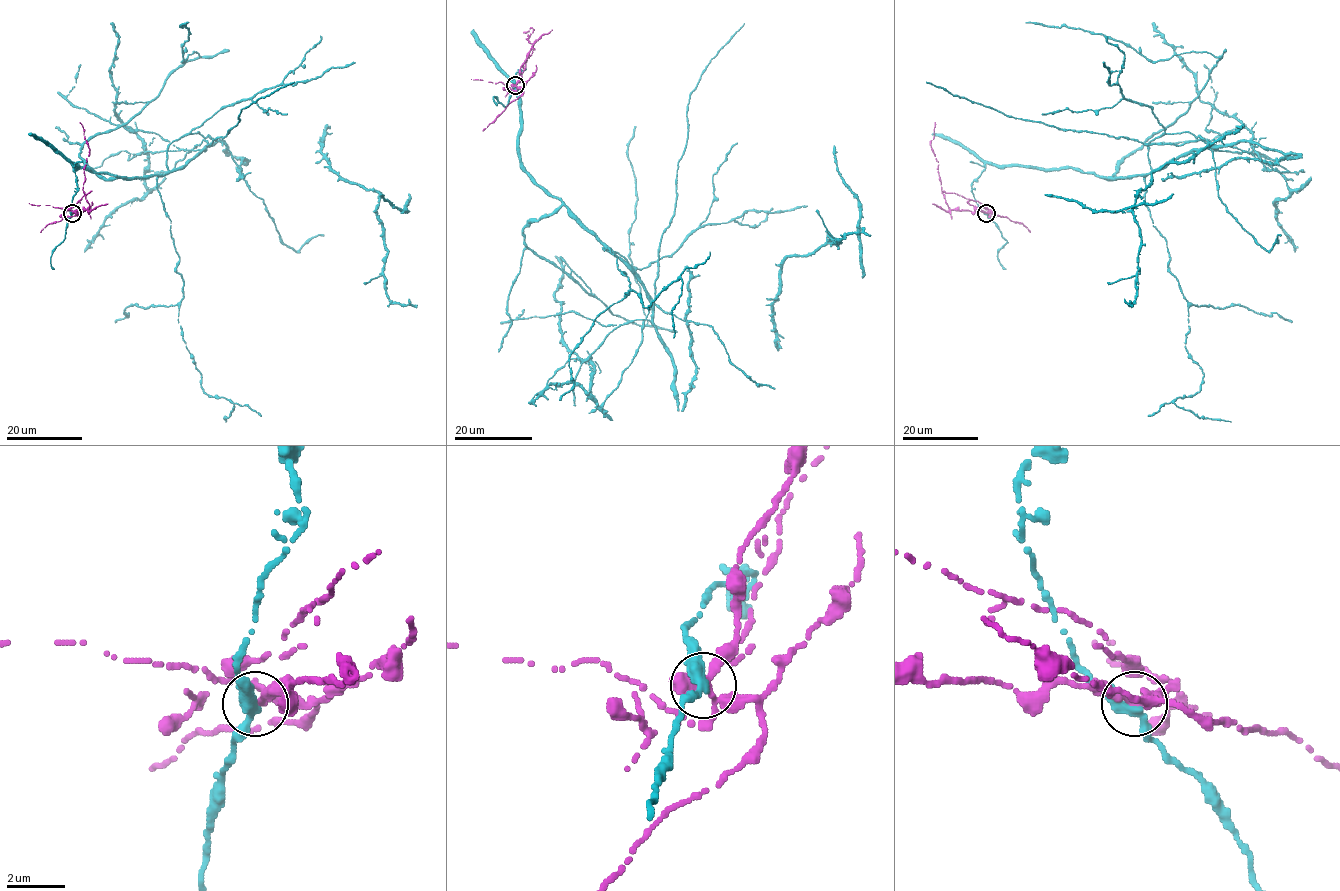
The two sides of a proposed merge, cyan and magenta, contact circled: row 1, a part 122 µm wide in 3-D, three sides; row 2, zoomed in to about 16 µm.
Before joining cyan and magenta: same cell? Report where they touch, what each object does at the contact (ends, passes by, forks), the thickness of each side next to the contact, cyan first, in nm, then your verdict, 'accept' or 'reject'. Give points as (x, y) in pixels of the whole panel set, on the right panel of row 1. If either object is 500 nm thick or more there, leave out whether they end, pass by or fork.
(986, 213) | cyan passes by | magenta forks | 340/190 nm | reject

